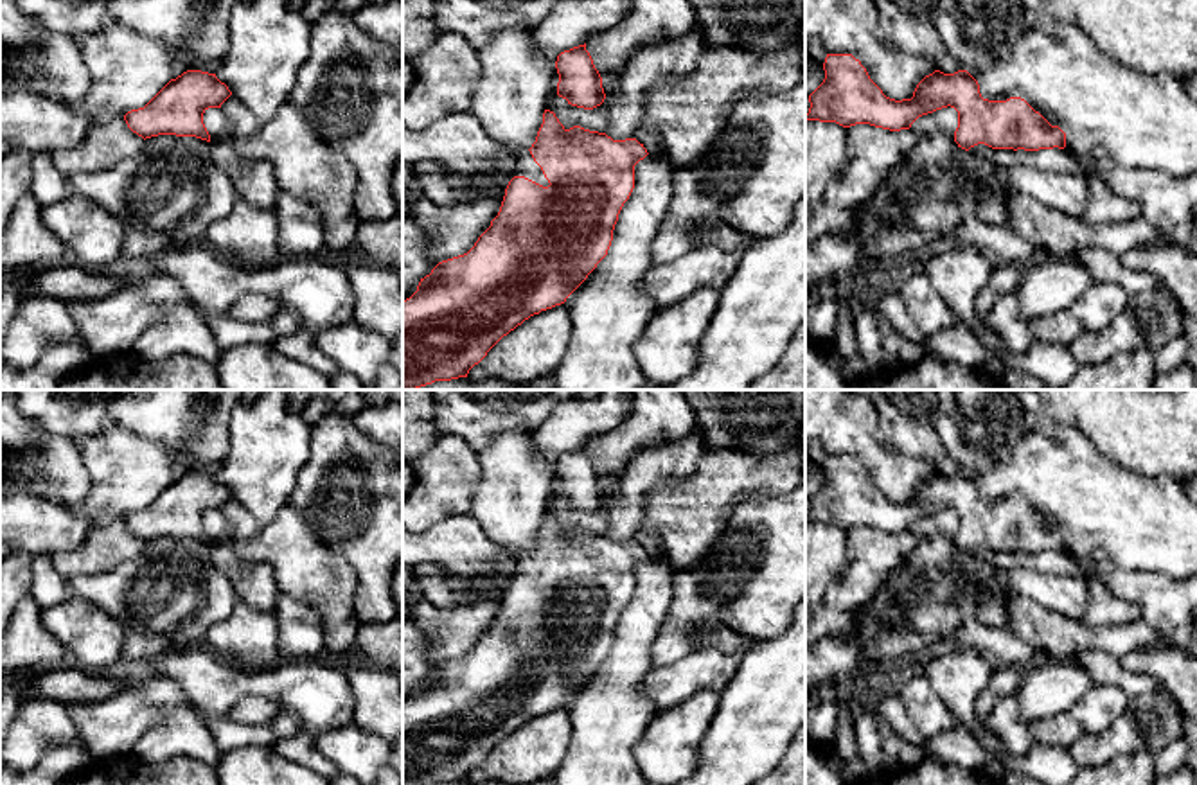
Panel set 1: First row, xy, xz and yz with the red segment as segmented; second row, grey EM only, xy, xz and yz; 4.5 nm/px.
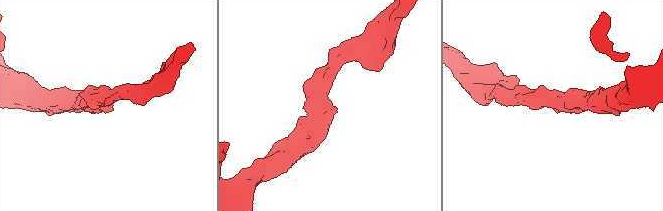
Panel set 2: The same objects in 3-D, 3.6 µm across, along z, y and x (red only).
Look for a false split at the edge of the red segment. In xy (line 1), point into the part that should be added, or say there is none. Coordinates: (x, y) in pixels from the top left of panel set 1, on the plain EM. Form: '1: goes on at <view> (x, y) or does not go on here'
1: does not go on here

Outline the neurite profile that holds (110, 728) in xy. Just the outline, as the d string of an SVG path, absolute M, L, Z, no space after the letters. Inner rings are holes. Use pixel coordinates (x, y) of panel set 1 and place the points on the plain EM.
M151 675L133 688L119 688L111 697L79 706L65 706L79 740L95 762L133 753L138 738L176 708L194 708L182 686Z

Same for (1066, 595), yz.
M1015 568L1003 575L1003 582L1012 593L1030 598L1050 611L1073 620L1084 618L1089 598L1086 575L1053 577Z

